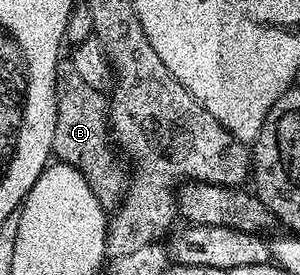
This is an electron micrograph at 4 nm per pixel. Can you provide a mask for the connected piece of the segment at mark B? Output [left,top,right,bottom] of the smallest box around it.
[52,61,130,212]

